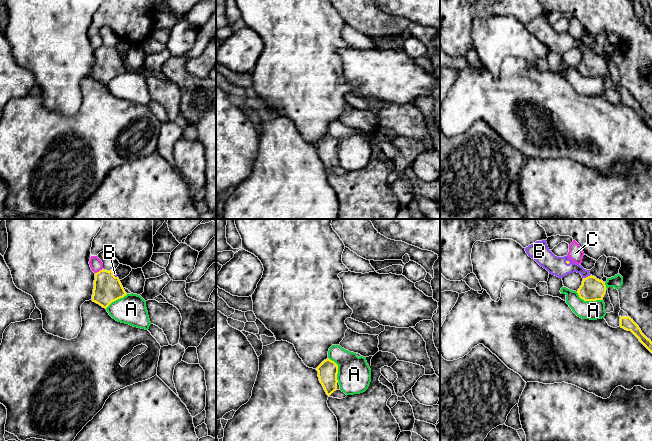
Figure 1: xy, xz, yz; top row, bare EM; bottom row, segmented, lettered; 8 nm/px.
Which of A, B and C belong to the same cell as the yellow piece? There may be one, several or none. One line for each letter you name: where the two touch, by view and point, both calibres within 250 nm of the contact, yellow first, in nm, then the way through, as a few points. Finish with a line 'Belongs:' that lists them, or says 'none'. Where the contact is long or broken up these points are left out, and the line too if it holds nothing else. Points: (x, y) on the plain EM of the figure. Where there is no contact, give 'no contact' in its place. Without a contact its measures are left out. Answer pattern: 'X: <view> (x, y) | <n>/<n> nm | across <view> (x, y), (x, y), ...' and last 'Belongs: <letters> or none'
B: yz (586, 53) | 190/150 nm | across yz (592, 65), (586, 53), (578, 44), (557, 42)
Belongs: B

